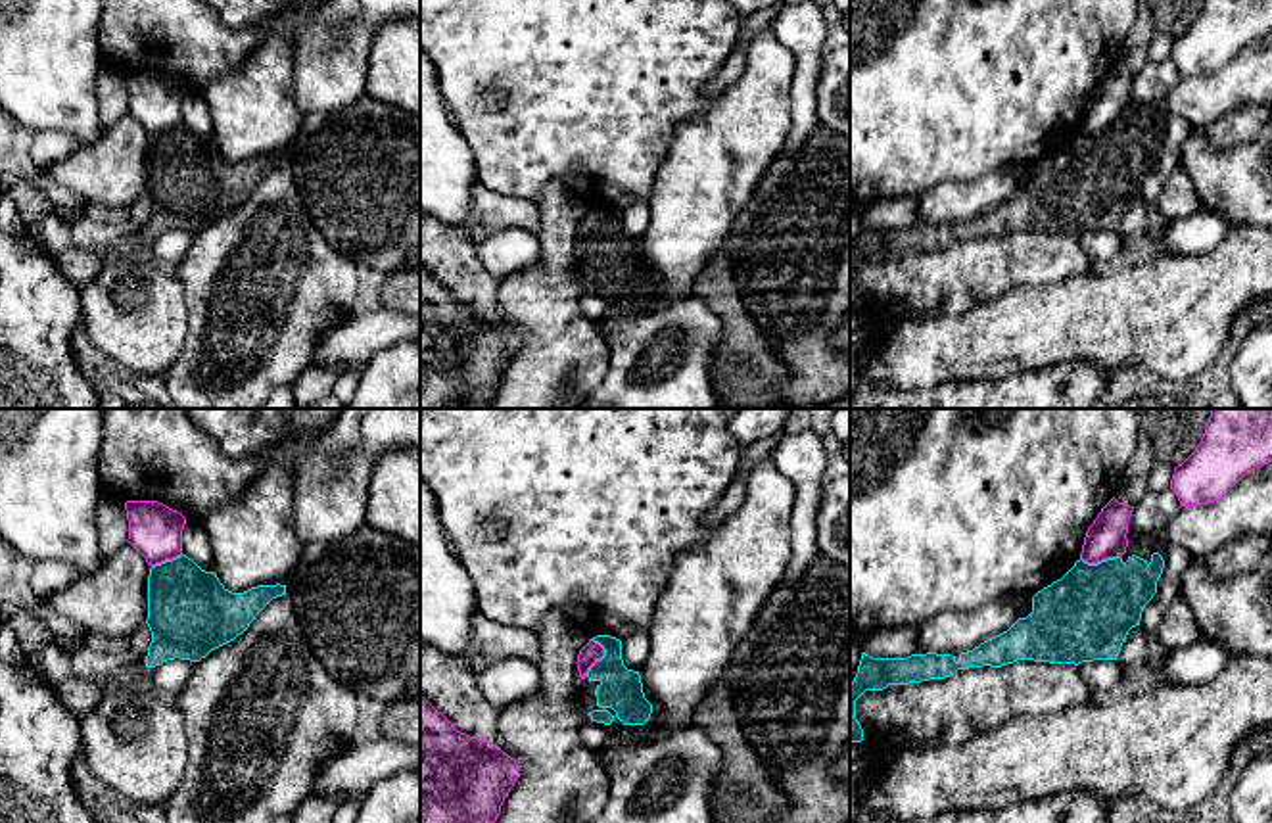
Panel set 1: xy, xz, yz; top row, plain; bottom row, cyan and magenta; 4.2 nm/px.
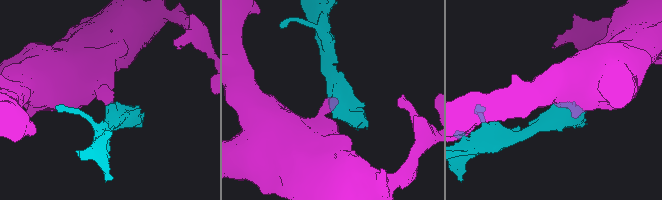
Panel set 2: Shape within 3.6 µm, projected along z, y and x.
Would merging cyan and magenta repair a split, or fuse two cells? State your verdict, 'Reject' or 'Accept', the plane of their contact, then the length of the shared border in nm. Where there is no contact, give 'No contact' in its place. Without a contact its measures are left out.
Reject. Touches cyan in xz. Shared border 160 nm

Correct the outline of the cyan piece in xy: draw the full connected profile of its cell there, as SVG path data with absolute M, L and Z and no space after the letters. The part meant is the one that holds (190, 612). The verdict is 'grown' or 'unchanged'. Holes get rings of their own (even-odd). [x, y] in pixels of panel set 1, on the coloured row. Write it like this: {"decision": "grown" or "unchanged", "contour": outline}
{"decision": "unchanged", "contour": "M186 554L152 566L146 620L152 643L146 668L175 658L200 662L242 635L255 616L282 595L286 585L280 583L232 593L215 572L201 570Z"}

